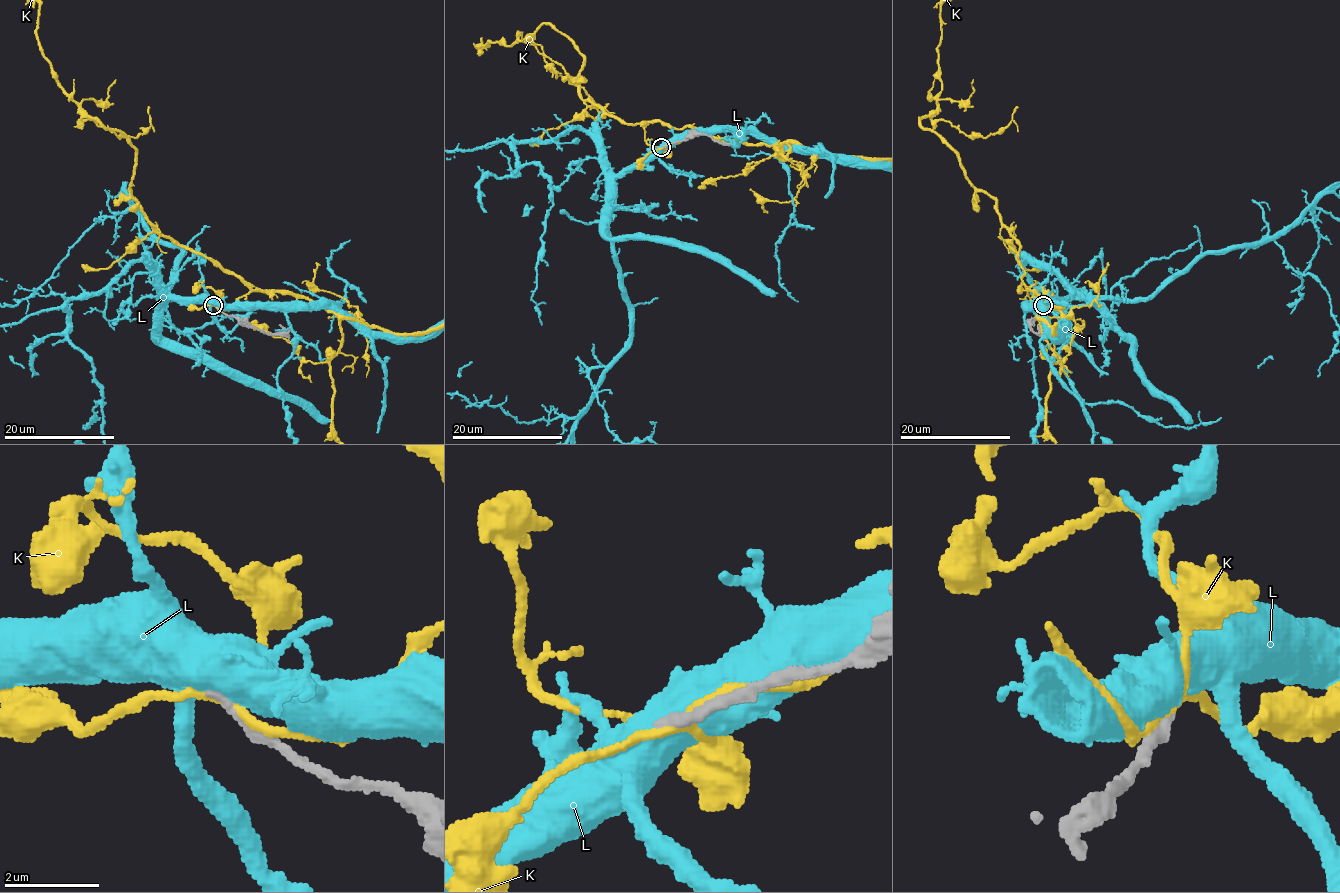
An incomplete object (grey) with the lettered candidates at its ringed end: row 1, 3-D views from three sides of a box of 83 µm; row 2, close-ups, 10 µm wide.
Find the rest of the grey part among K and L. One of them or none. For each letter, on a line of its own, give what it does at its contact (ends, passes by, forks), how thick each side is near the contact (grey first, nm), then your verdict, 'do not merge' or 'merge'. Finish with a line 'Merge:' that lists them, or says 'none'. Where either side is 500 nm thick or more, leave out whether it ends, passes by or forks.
K: it forks; calibres 280 and 170 nm; do not merge
L: calibres 200 and 750 nm; do not merge
Merge: none

